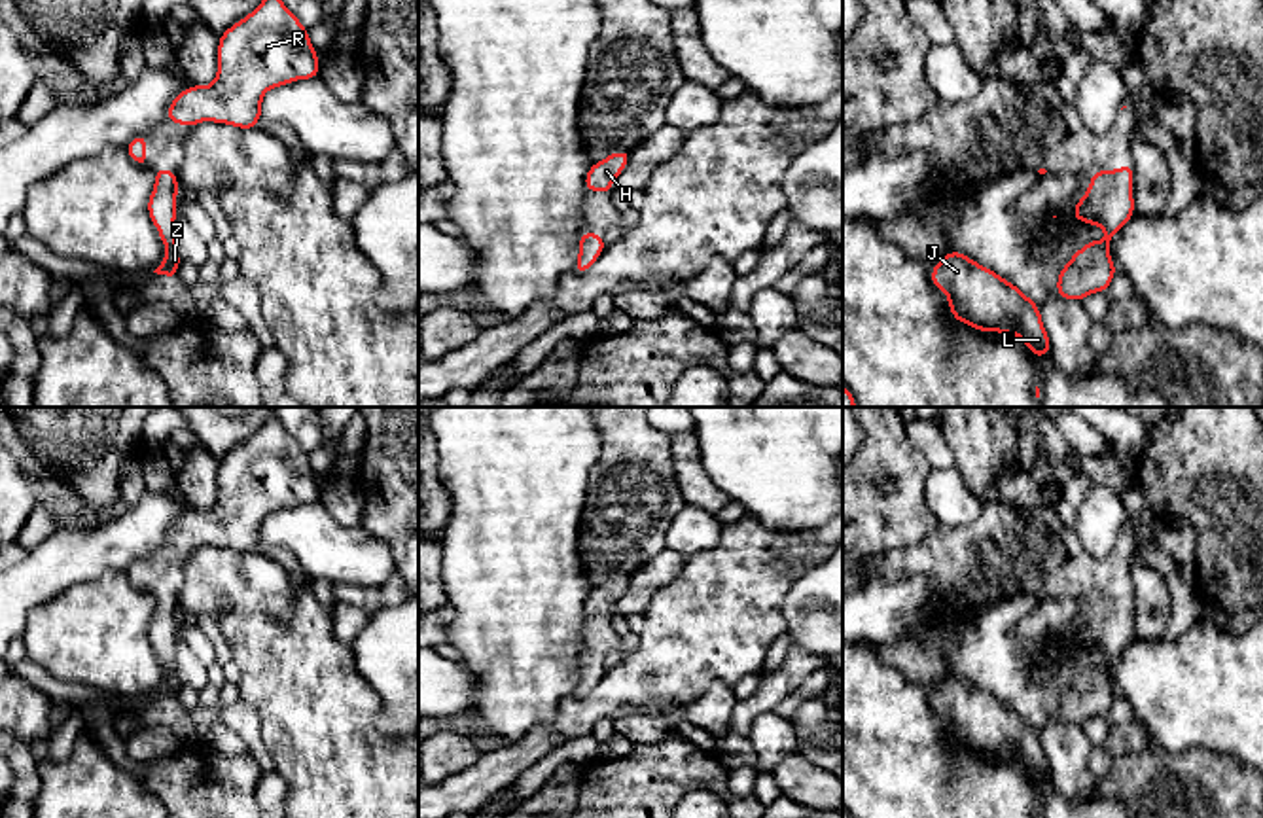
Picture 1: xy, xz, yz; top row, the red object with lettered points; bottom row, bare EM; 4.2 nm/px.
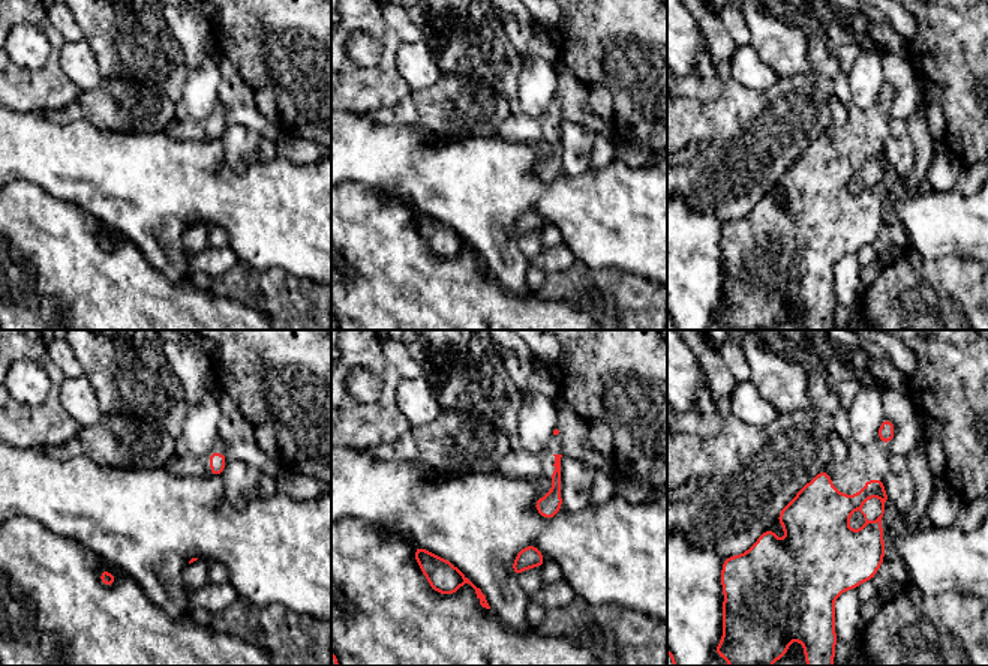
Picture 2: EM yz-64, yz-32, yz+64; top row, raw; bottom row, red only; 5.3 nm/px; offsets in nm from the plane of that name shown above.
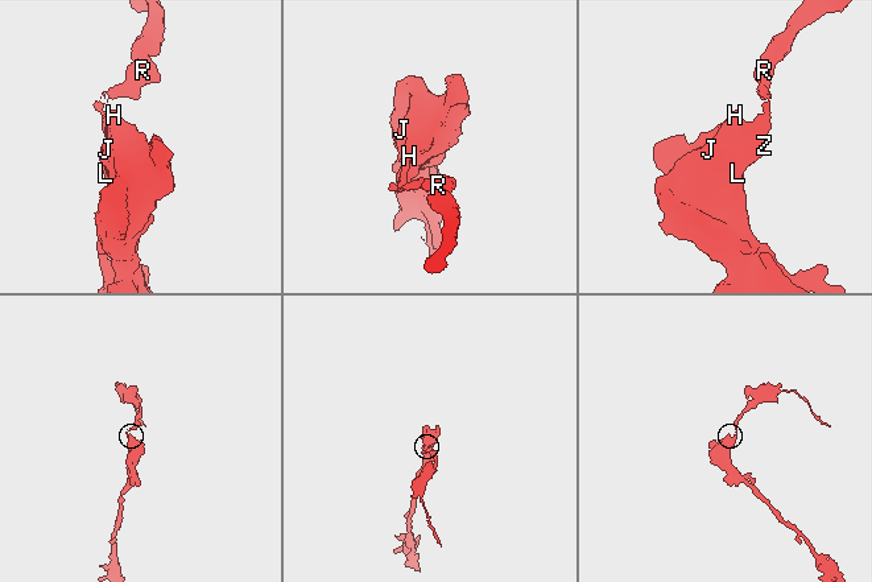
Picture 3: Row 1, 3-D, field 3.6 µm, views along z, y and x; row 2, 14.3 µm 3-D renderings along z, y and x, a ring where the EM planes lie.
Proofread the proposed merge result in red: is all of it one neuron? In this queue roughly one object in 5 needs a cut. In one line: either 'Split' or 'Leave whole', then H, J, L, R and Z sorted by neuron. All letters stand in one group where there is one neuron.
Leave whole. Groups: H J L R Z

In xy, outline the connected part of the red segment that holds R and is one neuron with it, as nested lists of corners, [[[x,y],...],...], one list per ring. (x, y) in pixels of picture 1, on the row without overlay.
[[[271,415],[244,443],[220,460],[218,498],[206,509],[189,509],[167,532],[176,549],[201,545],[256,553],[269,513],[312,504],[320,496],[307,453]]]

